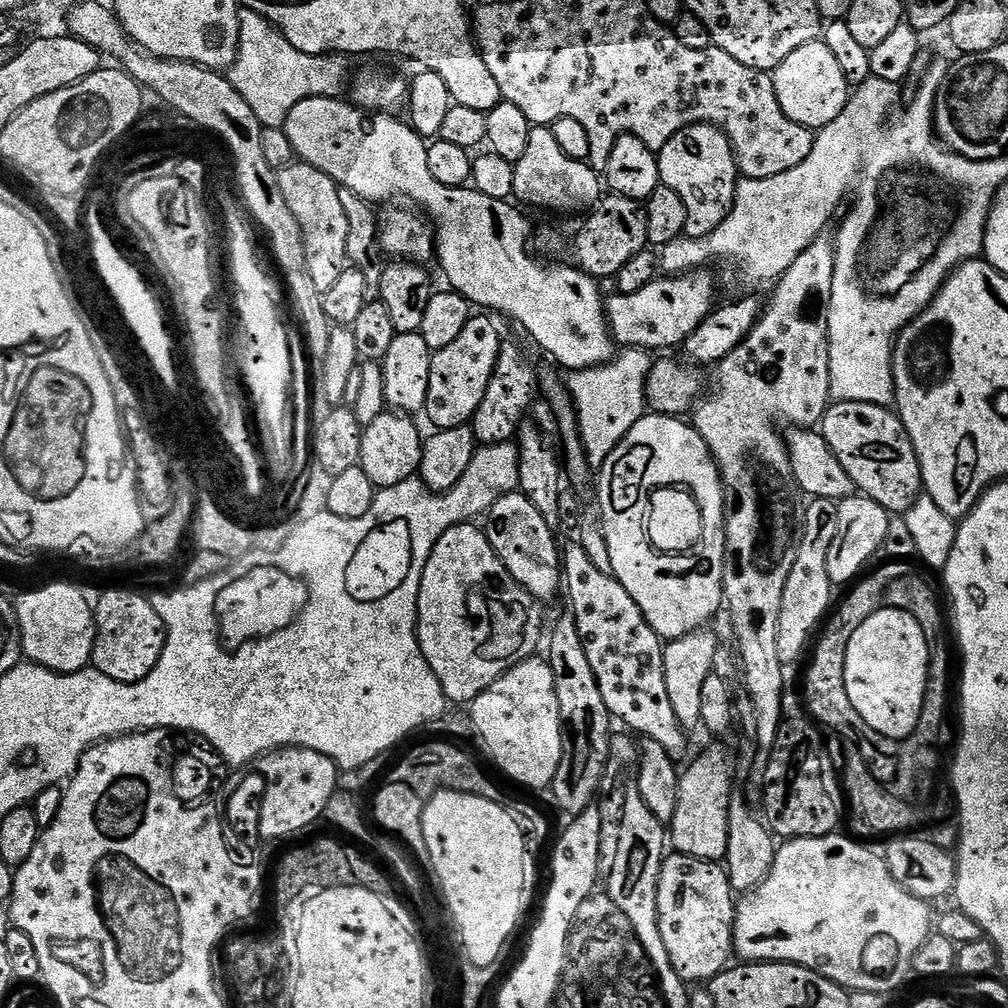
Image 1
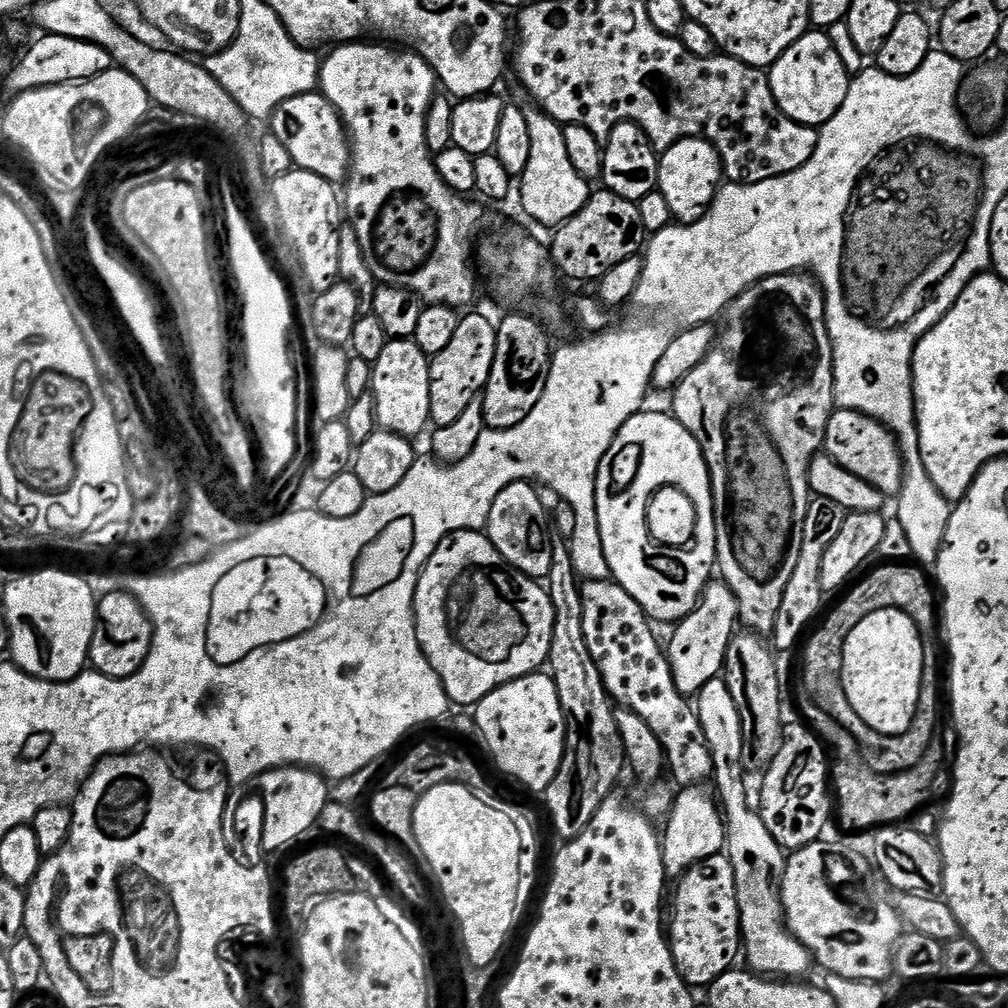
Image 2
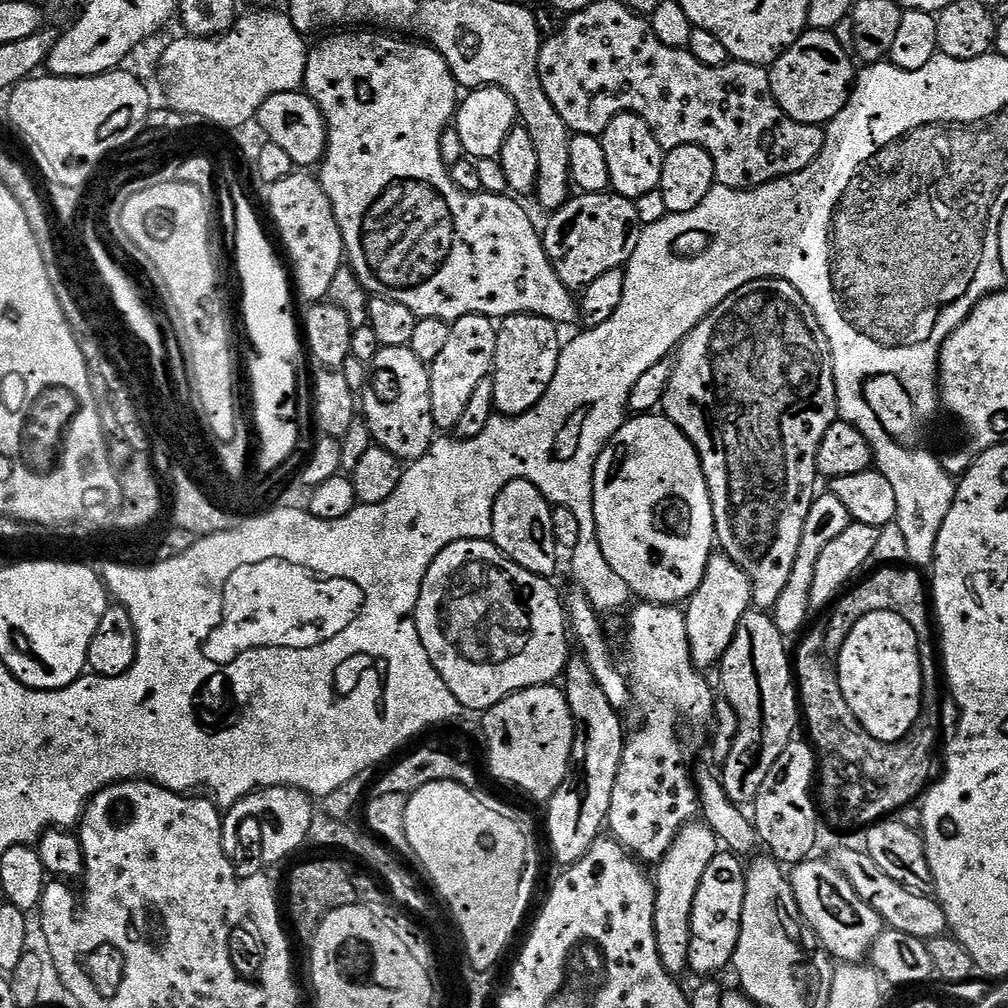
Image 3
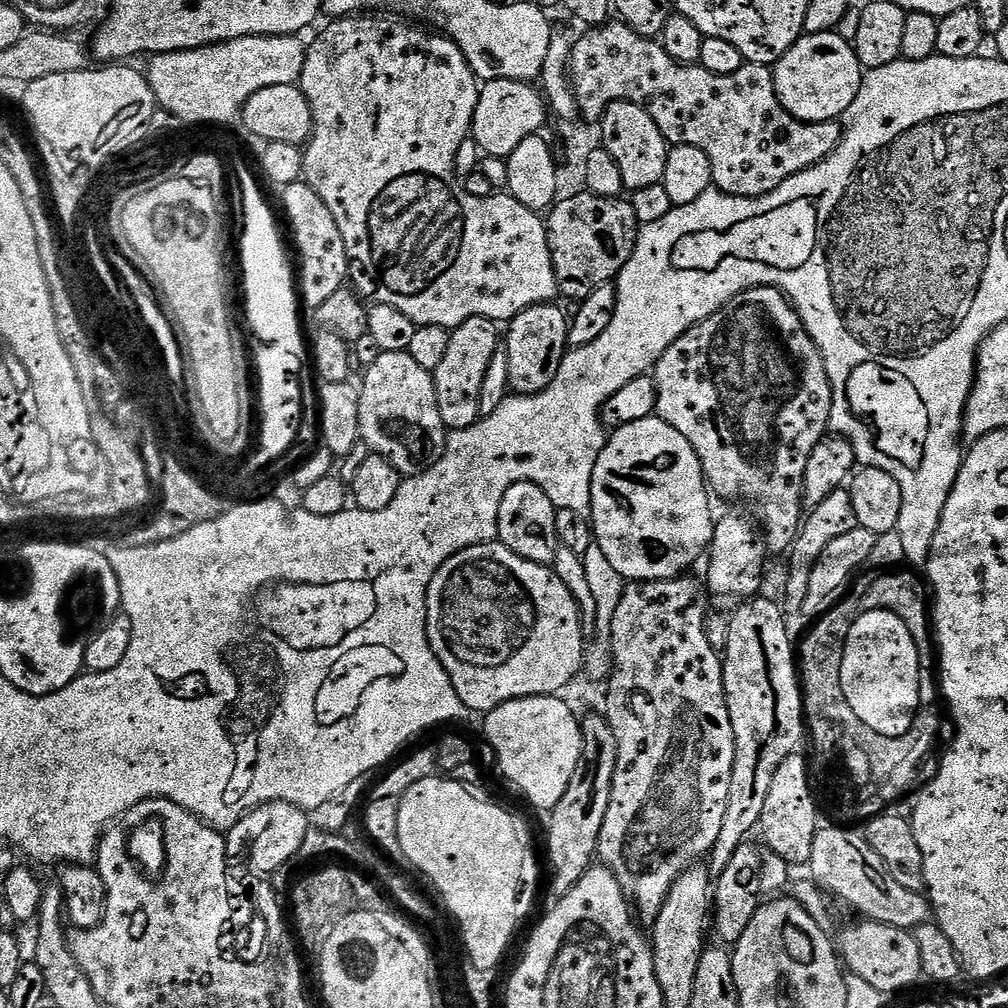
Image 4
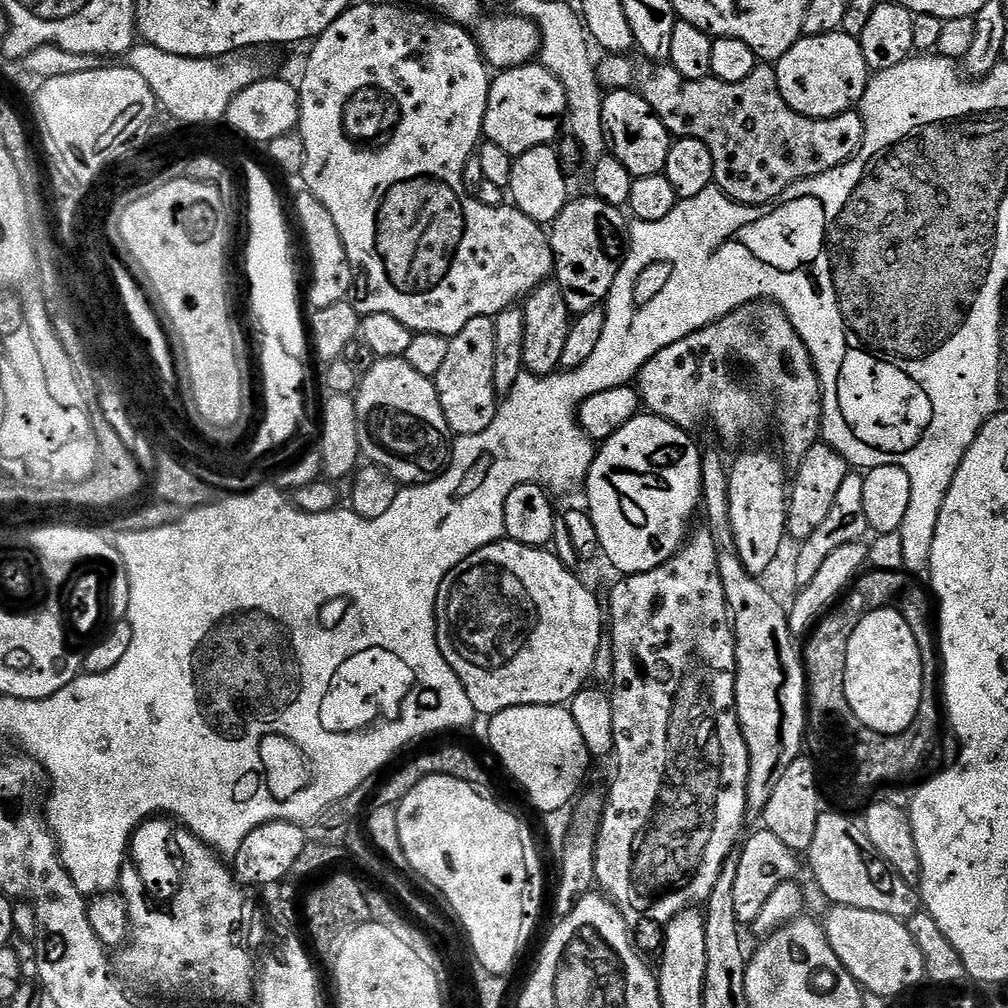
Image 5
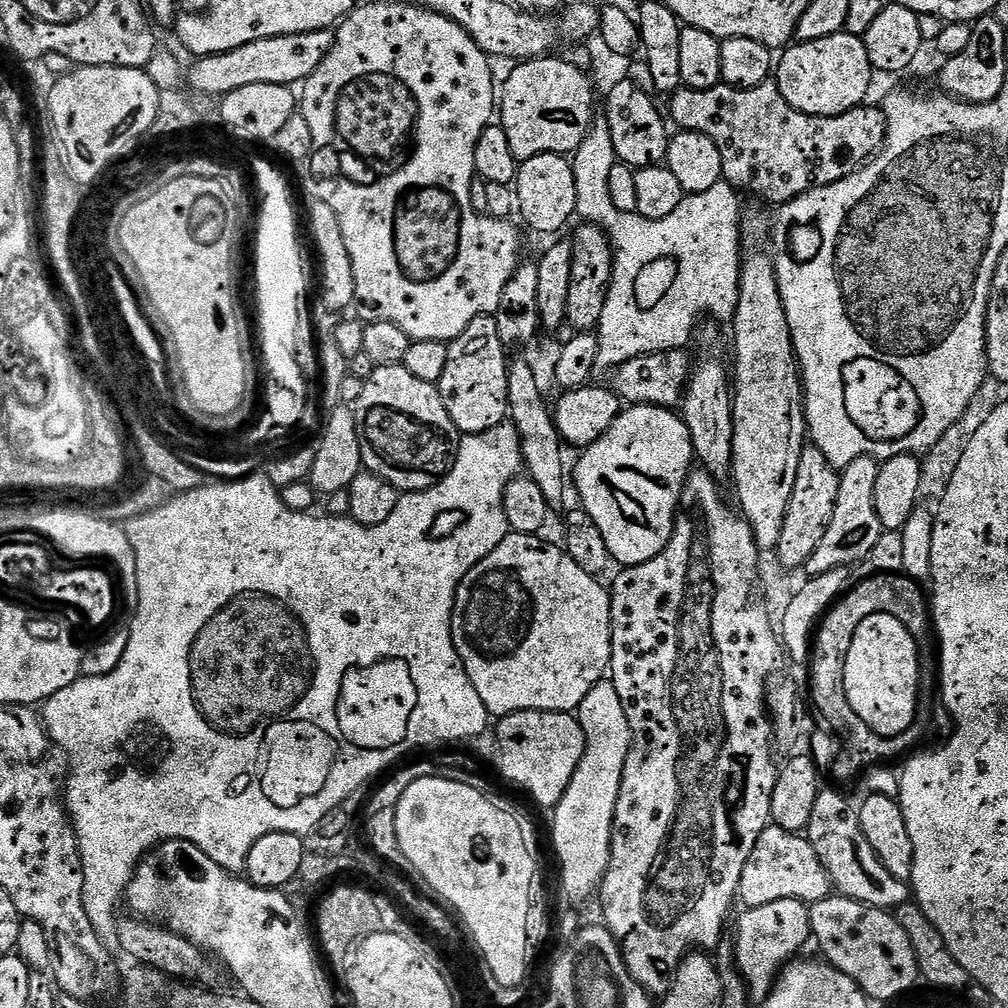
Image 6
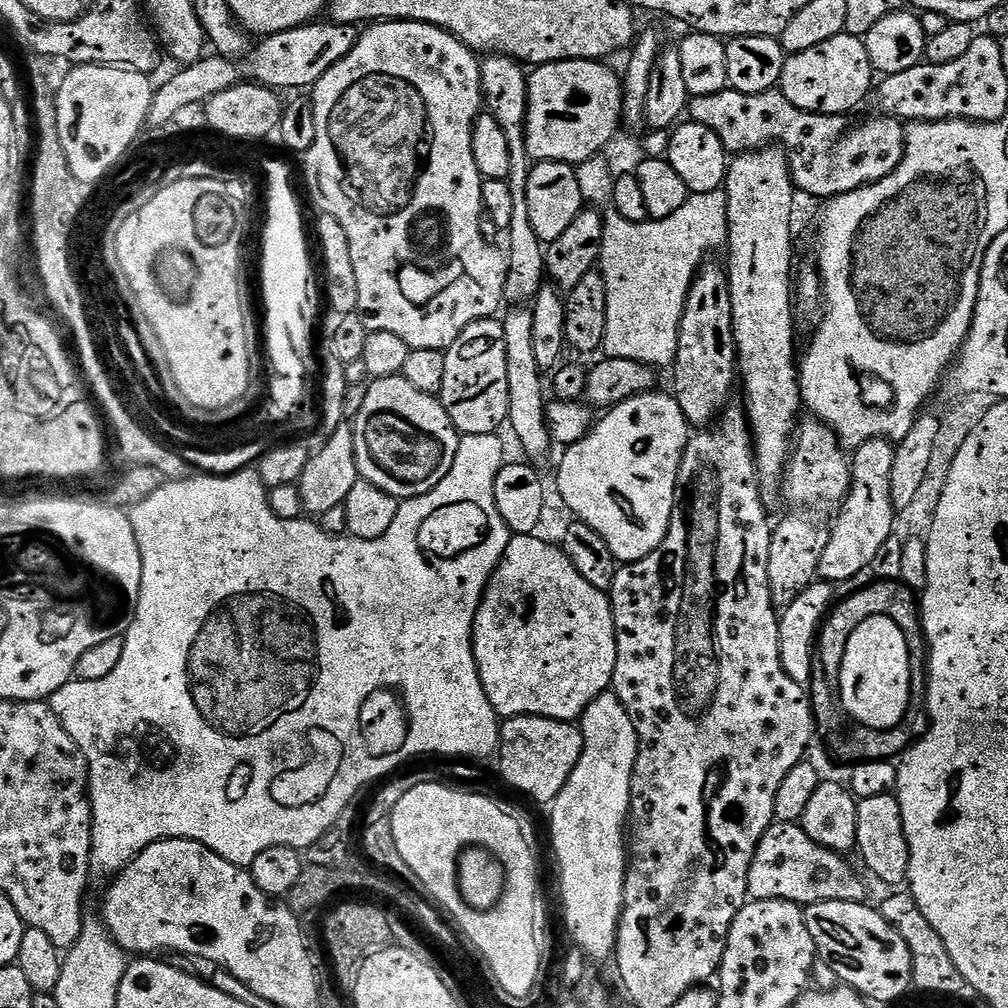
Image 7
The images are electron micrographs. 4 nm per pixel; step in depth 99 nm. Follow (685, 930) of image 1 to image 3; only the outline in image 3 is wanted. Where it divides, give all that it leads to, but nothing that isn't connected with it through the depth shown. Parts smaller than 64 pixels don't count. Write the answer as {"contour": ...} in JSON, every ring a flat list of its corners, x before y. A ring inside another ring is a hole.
{"contour":[[717,851,710,866,706,866,706,874,702,874,692,907,692,949,688,952,688,964,700,978,715,977,715,972,731,965,740,937,744,904,748,900,748,869,745,861,740,861,743,859,735,851,727,851]]}

